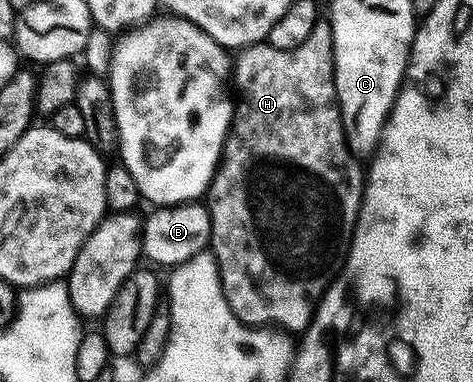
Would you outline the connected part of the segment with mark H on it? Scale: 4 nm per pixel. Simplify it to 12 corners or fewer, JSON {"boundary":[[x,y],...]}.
{"boundary":[[320,18],[241,49],[210,183],[236,318],[301,334],[362,209]]}

